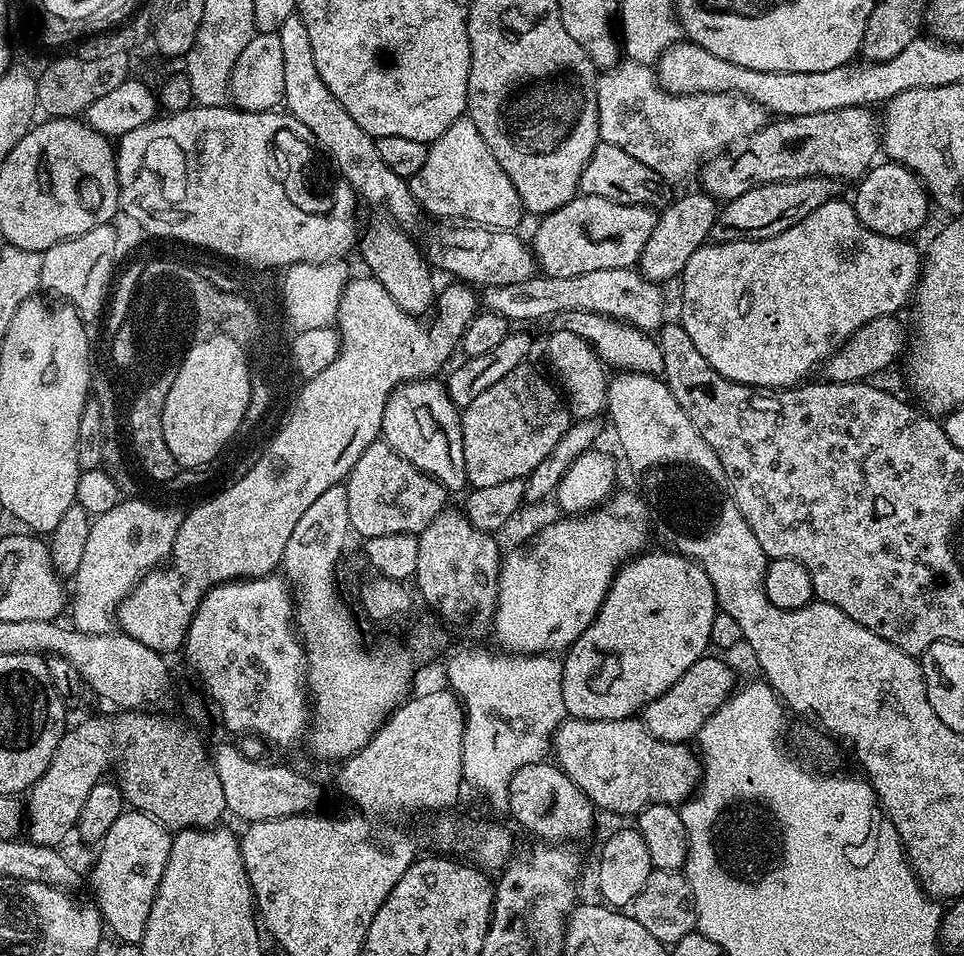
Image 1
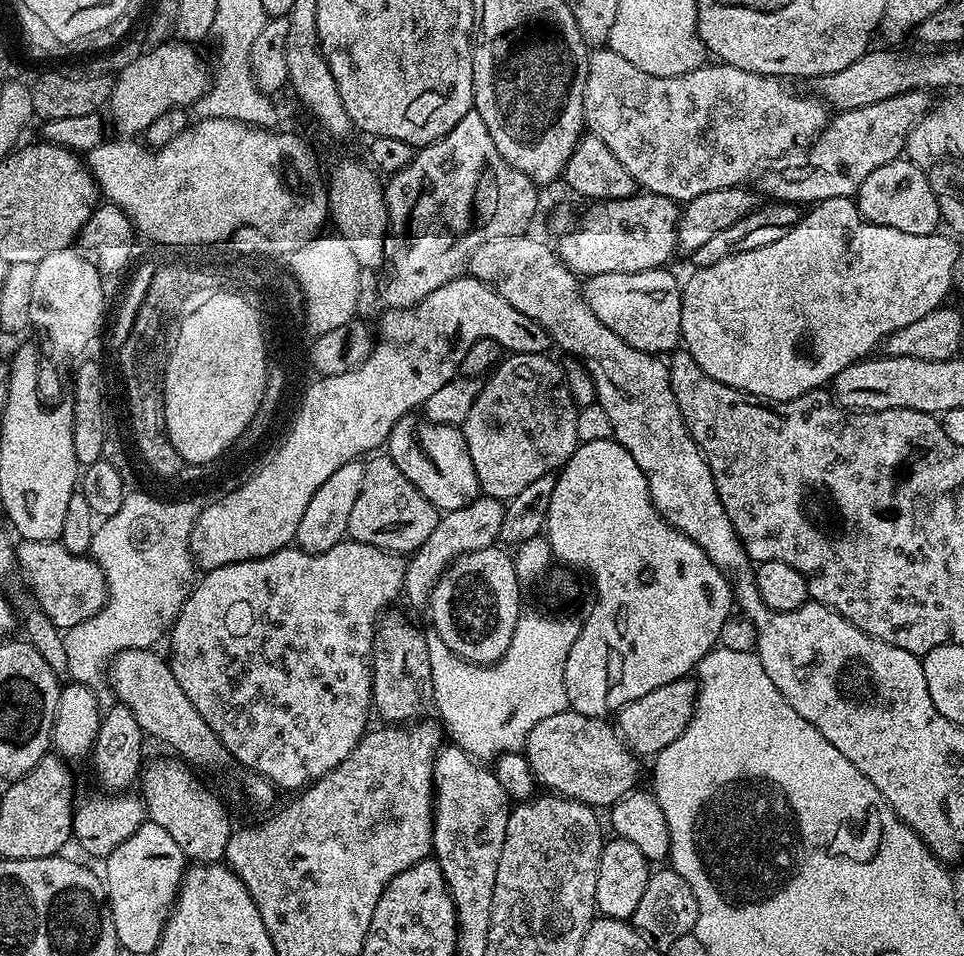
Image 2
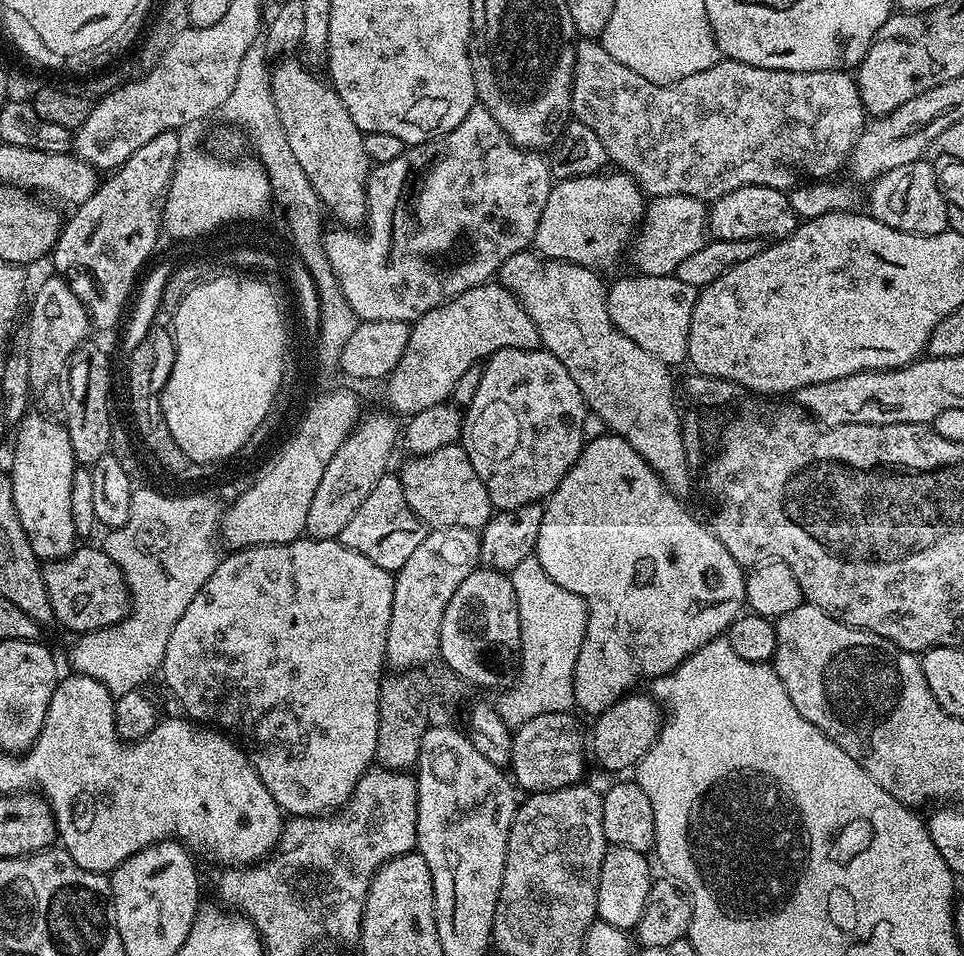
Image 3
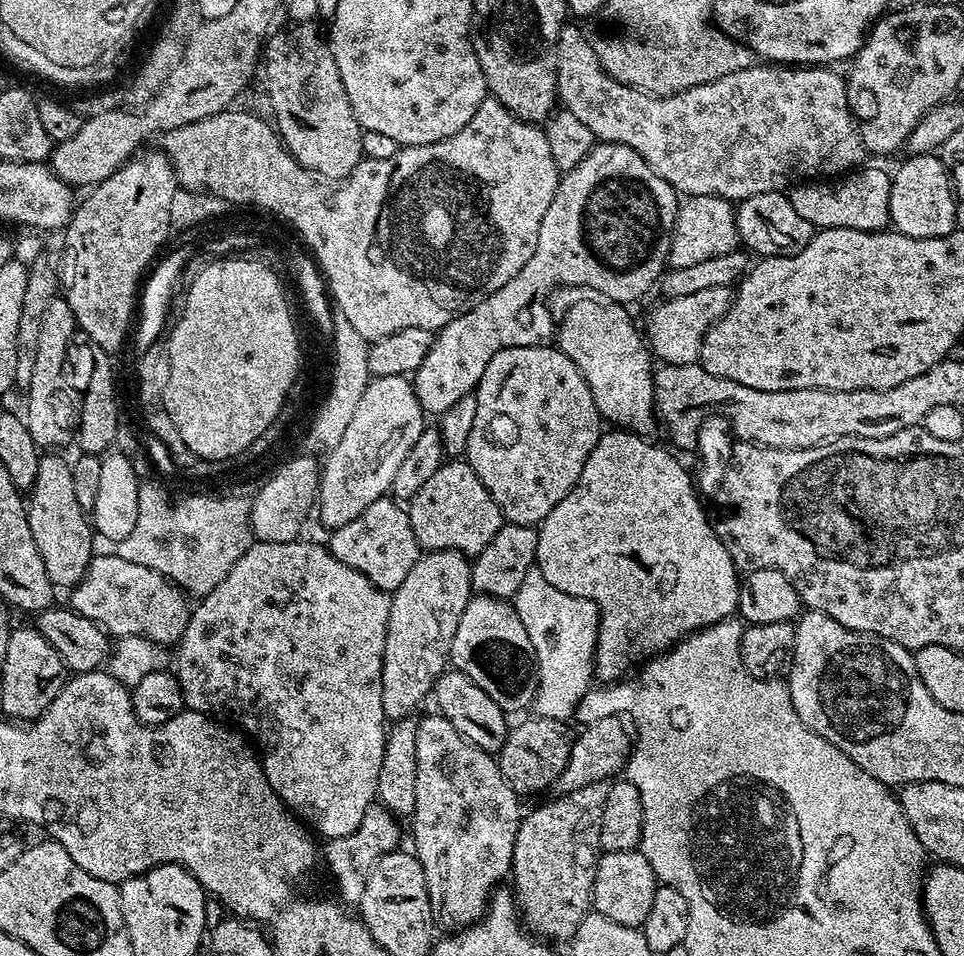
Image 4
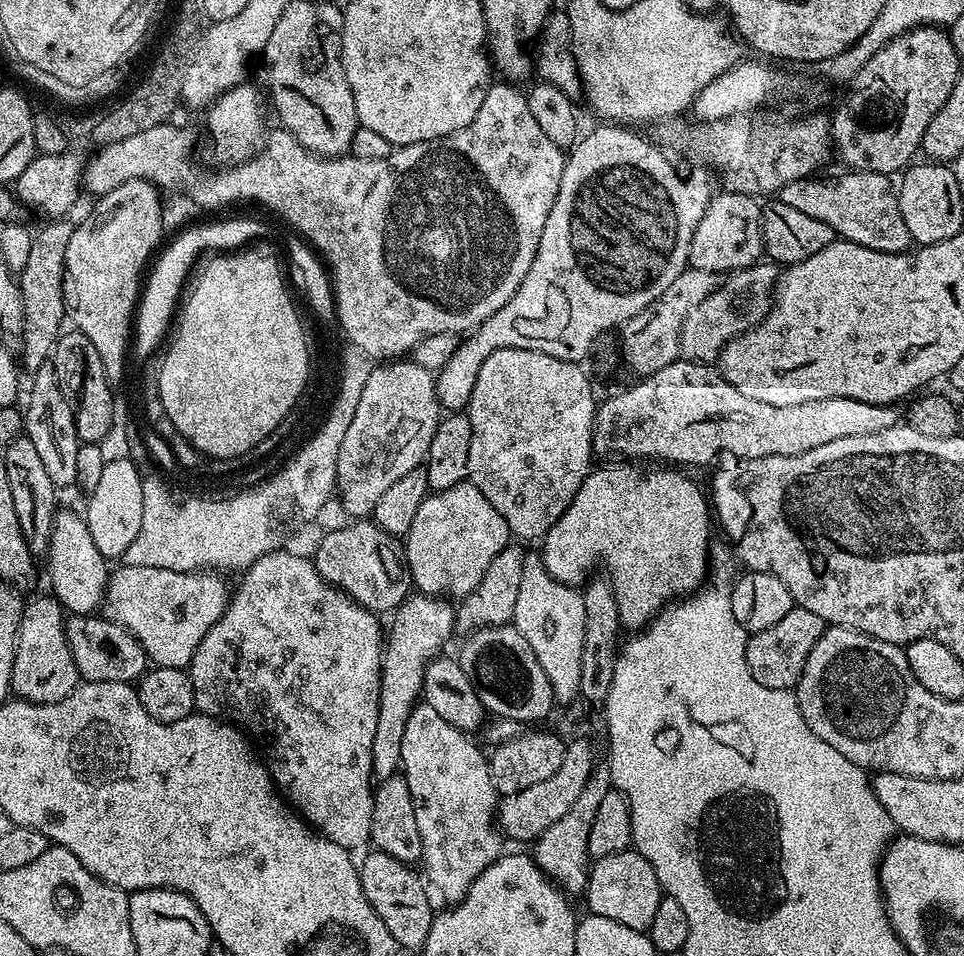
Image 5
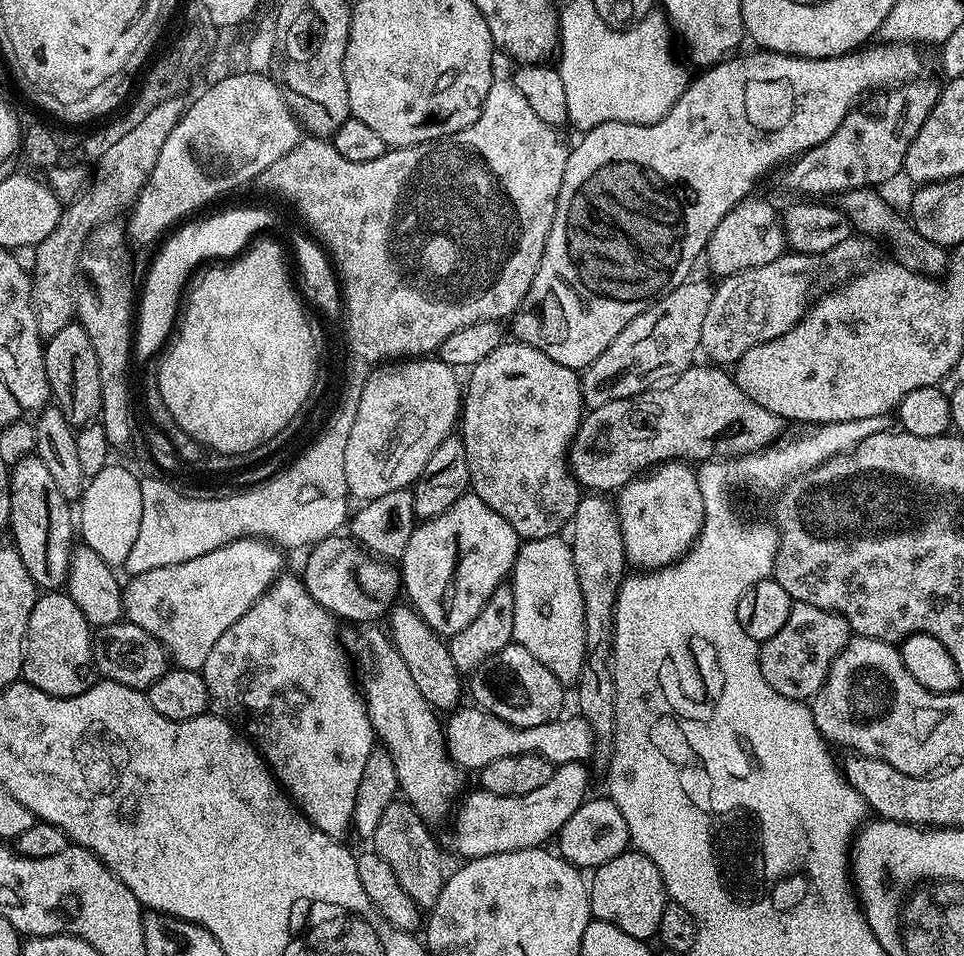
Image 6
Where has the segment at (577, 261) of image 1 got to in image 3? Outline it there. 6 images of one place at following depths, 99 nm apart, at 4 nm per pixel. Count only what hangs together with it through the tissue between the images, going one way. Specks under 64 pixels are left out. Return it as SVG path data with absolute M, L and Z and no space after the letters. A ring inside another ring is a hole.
M670 194L669 196L657 196L645 207L644 219L640 222L638 235L634 240L634 247L631 249L630 257L637 264L639 275L641 276L670 276L678 270L681 262L686 262L690 254L704 247L709 239L708 230L708 210L709 205L703 200L693 196L683 196L682 194Z

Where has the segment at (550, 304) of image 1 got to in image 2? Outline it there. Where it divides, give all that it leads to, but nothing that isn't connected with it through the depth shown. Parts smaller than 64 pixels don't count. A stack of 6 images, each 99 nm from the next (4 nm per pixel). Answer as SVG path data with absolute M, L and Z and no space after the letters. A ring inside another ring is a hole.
M663 267L654 270L642 270L634 274L598 274L597 276L589 276L582 284L584 300L590 306L590 310L594 310L598 322L602 322L602 326L614 330L614 334L618 334L618 338L622 338L622 342L626 342L643 352L653 354L671 353L681 343L682 298L680 294L682 284L679 279L676 281L674 273L668 271L667 267Z

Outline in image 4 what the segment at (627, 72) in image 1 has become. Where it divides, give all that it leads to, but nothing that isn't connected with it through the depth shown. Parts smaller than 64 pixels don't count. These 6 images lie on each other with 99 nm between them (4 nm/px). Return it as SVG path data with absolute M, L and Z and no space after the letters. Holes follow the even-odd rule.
M576 22L565 23L560 29L560 45L558 46L558 70L556 71L556 94L563 111L574 114L582 126L588 127L590 134L594 134L597 141L605 144L621 144L630 146L677 193L689 196L717 196L723 200L739 202L750 198L754 194L767 192L784 192L797 182L806 182L817 178L832 178L843 175L857 167L863 160L866 149L861 142L859 129L852 118L848 106L848 88L845 77L836 73L835 69L826 66L769 66L767 63L758 62L746 70L734 70L734 74L726 74L717 80L711 80L698 86L690 86L681 92L673 92L670 96L658 96L646 92L642 88L633 88L631 84L624 84L616 80L602 66L598 54L594 50L589 33L584 33Z

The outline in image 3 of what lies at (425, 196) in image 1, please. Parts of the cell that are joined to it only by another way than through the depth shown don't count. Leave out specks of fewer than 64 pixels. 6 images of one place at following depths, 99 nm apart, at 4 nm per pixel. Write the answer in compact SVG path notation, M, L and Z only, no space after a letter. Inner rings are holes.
M477 102L458 122L454 130L445 136L429 139L422 144L405 147L404 153L394 162L375 165L368 174L368 214L366 229L353 230L348 226L336 226L336 229L325 231L324 249L326 258L330 258L330 266L342 286L342 294L346 294L346 302L354 310L357 321L361 320L406 320L415 322L425 316L430 310L458 298L458 294L466 294L466 290L474 290L478 286L489 283L499 273L502 262L514 254L525 251L535 241L538 222L542 218L542 210L546 210L546 198L550 198L554 177L547 159L544 160L539 151L519 148L504 135L502 126L494 122L494 114L486 110L484 105Z

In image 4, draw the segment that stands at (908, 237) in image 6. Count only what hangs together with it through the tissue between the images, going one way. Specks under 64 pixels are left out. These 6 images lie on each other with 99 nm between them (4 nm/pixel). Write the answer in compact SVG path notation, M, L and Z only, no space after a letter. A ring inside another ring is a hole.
M857 167L839 178L817 178L811 182L797 182L787 189L790 206L802 214L813 229L849 228L878 232L889 227L888 206L892 177L880 168Z

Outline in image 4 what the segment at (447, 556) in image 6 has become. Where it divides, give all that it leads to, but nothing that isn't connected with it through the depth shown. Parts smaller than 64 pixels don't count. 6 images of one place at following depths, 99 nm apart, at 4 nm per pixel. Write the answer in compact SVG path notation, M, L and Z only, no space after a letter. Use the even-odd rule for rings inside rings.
M464 458L449 459L441 464L438 470L434 470L434 474L414 494L414 498L407 501L406 511L410 518L410 526L414 530L414 538L420 543L421 549L437 552L453 548L456 552L463 552L469 558L475 558L484 549L486 542L490 542L490 538L498 534L502 523L494 498L490 498L486 486L482 486L478 474L474 474L474 470Z

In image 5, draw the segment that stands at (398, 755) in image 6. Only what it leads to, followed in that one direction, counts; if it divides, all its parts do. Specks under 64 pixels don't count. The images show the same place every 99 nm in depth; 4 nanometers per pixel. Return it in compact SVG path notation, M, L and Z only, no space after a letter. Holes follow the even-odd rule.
M423 702L413 707L406 722L406 734L402 734L400 768L414 798L414 818L418 818L418 834L422 838L422 872L427 883L433 889L436 887L441 898L447 902L461 900L470 890L474 878L478 878L478 874L482 874L482 870L486 870L486 866L490 866L502 854L498 793L490 774L489 757L472 739L469 733L450 726L446 718L441 718L434 711L434 706Z

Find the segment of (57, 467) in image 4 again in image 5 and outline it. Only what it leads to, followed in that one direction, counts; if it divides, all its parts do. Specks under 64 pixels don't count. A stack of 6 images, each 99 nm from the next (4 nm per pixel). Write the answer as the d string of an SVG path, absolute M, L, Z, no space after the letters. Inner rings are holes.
M57 511L54 530L50 534L50 546L46 553L48 580L52 583L51 595L60 602L61 608L77 616L95 613L103 605L104 589L108 587L109 561L94 546L90 538L88 521L83 515Z

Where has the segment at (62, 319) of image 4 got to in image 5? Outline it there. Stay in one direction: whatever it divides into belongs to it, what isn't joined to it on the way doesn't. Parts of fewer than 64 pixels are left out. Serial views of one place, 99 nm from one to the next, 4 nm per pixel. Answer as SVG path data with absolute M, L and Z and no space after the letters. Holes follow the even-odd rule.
M46 363L31 377L32 393L28 396L28 409L23 409L24 418L23 435L30 442L34 442L39 456L42 457L42 467L46 474L50 474L50 482L54 482L57 489L73 487L76 484L78 474L77 459L80 449L80 439L76 436L76 414L73 401L64 397L66 388L60 384L58 373L51 363Z

